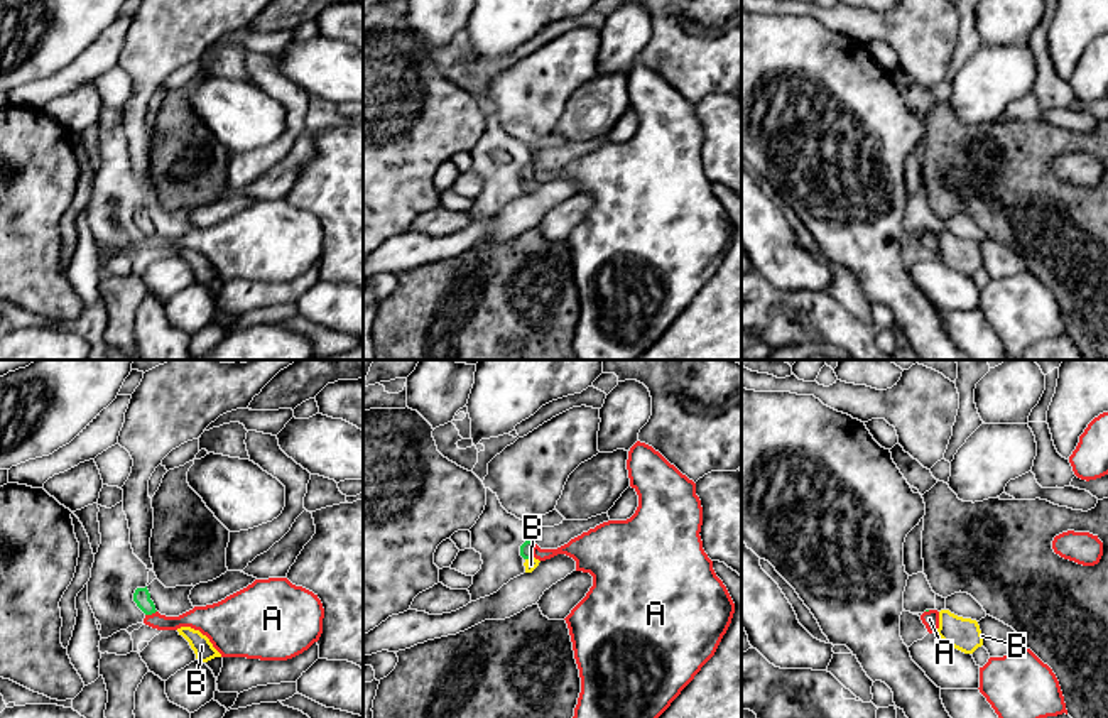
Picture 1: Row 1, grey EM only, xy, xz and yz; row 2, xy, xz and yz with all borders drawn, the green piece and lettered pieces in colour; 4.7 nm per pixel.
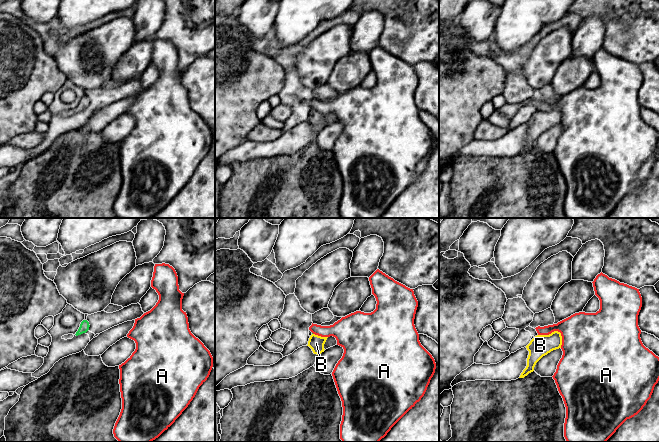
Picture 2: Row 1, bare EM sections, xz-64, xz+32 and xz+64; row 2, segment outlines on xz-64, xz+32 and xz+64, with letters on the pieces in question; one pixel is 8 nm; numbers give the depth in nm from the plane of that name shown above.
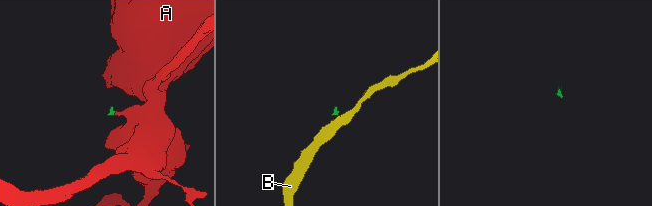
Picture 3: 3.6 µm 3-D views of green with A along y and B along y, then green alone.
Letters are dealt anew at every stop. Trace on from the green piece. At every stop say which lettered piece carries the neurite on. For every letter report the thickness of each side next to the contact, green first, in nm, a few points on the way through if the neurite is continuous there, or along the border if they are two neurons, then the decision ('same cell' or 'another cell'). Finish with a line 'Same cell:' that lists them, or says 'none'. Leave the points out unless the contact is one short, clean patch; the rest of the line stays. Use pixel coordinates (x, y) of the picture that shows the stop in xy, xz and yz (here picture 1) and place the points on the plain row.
A: calibres 60 and 140 nm; border xz (534, 164), (532, 178); another cell
B: calibres 60 and 60 nm; way xz (526, 171), (529, 179), (531, 186); same cell
Same cell: B

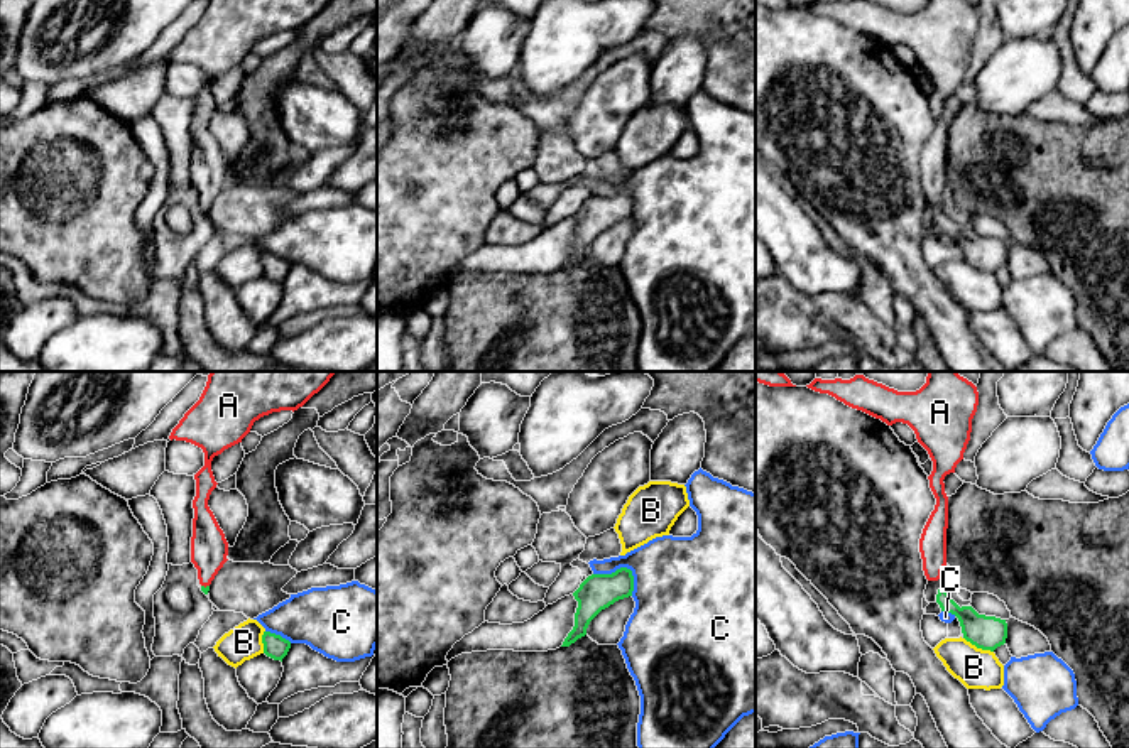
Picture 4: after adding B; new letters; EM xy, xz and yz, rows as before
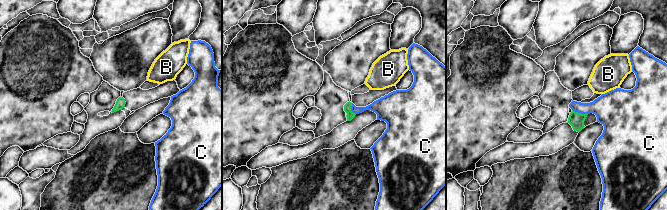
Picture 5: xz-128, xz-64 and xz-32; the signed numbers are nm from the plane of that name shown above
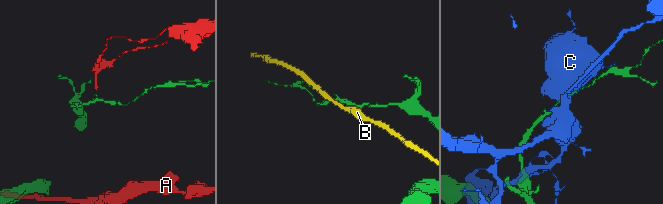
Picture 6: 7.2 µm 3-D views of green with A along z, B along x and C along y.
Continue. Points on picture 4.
A: calibres 30 and 180 nm; way xy (205, 211), (203, 208), (208, 189), (208, 168); same cell
B: calibres 160 and 190 nm; another cell
C: calibres 170 and 400 nm; another cell
Same cell: A

